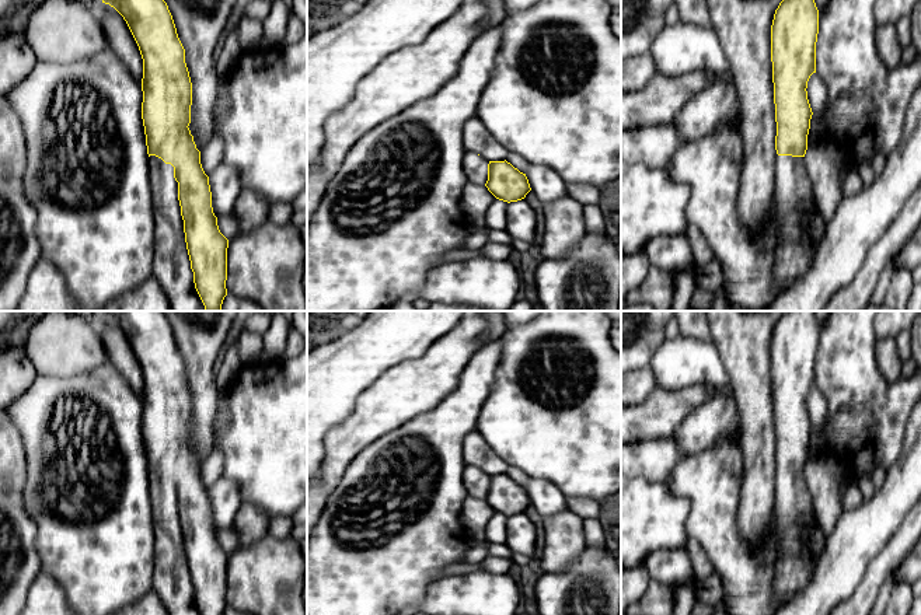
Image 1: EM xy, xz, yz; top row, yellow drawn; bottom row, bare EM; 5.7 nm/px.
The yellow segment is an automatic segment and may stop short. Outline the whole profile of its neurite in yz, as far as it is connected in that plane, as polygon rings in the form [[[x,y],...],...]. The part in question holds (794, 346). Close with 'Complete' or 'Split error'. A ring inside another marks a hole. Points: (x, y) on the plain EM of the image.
[[[785,311],[775,324],[771,339],[771,375],[775,417],[775,523],[781,553],[772,583],[778,611],[812,581],[817,566],[805,546],[806,528],[816,521],[813,499],[809,493],[805,468],[810,443],[812,422],[807,413],[807,395],[816,387],[816,356],[819,324],[814,311]]]. Split error

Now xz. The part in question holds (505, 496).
[[[474,465],[464,468],[464,486],[468,496],[486,500],[499,514],[517,516],[526,511],[531,504],[526,488],[520,486],[510,476],[489,475]]]. Split error

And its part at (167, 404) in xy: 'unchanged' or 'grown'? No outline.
grown

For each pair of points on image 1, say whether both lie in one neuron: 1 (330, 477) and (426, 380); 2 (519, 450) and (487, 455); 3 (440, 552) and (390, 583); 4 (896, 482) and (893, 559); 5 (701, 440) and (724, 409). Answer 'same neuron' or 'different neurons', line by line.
1: same neuron
2: different neurons
3: same neuron
4: different neurons
5: same neuron

